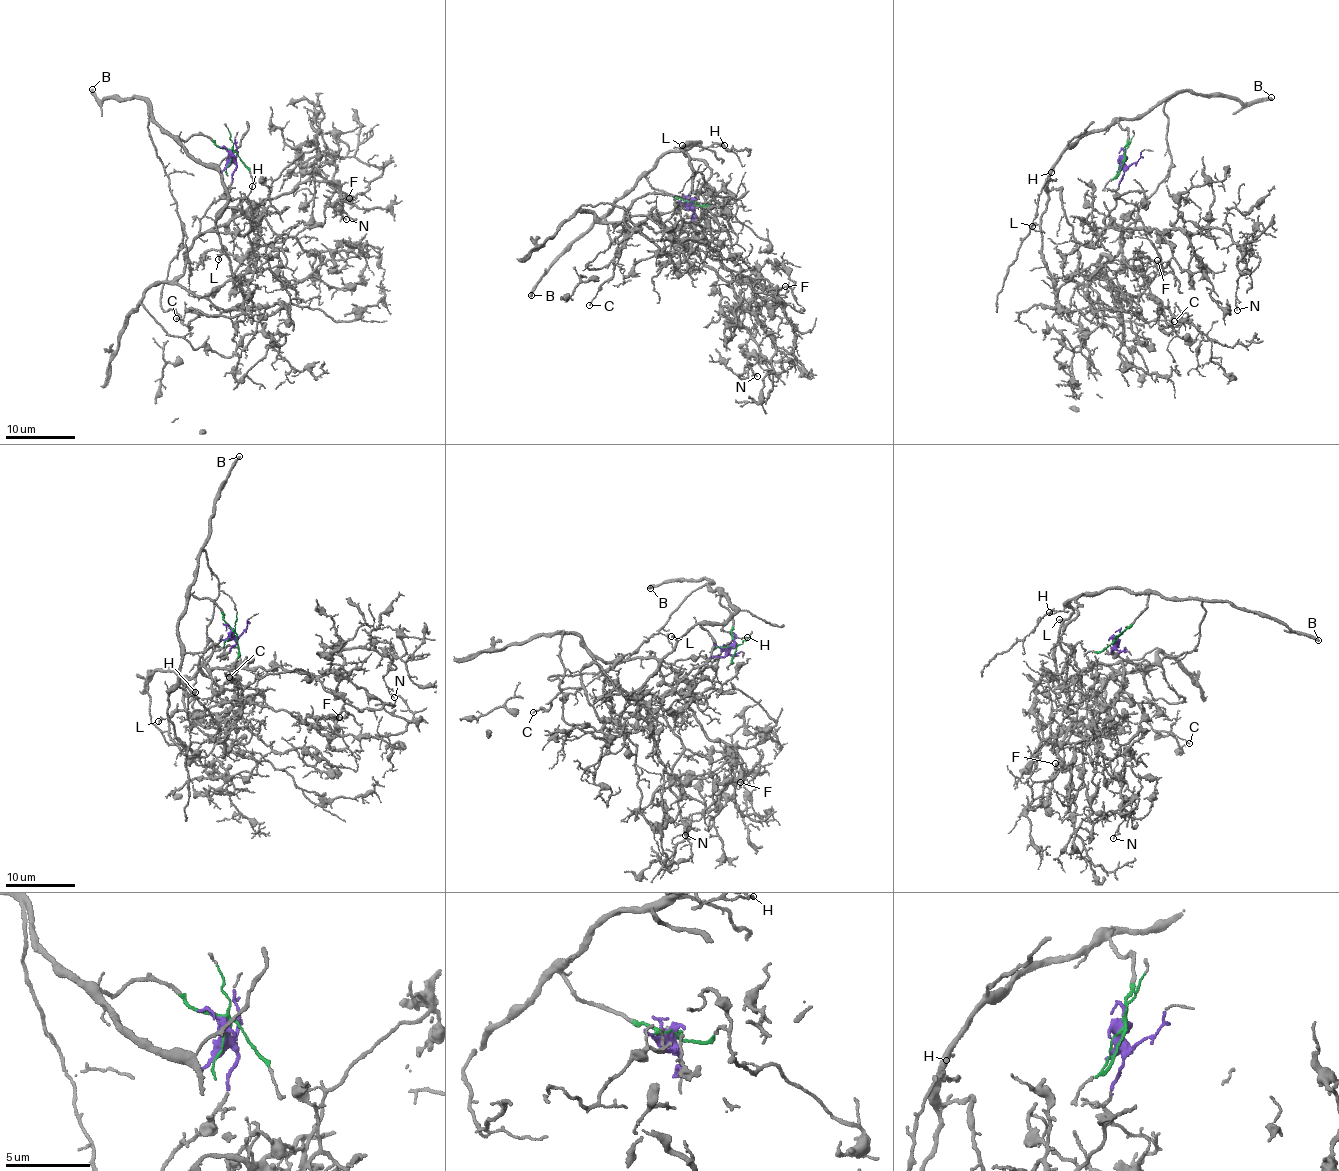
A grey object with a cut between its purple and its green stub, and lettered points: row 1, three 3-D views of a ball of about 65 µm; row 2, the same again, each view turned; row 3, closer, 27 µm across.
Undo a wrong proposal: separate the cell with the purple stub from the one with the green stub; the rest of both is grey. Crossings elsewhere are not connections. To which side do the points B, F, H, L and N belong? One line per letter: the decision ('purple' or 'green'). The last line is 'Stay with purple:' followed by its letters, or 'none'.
B: green
F: purple
H: green
L: green
N: purple
Stay with purple: F, N

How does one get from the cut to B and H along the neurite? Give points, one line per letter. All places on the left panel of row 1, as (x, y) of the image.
B: (231, 156), (231, 150), (215, 146), (207, 137), (175, 137), (134, 95), (114, 94), (102, 100), (91, 89)
H: (231, 156), (205, 136), (177, 141), (194, 159), (215, 165), (231, 199), (245, 197), (252, 185)

